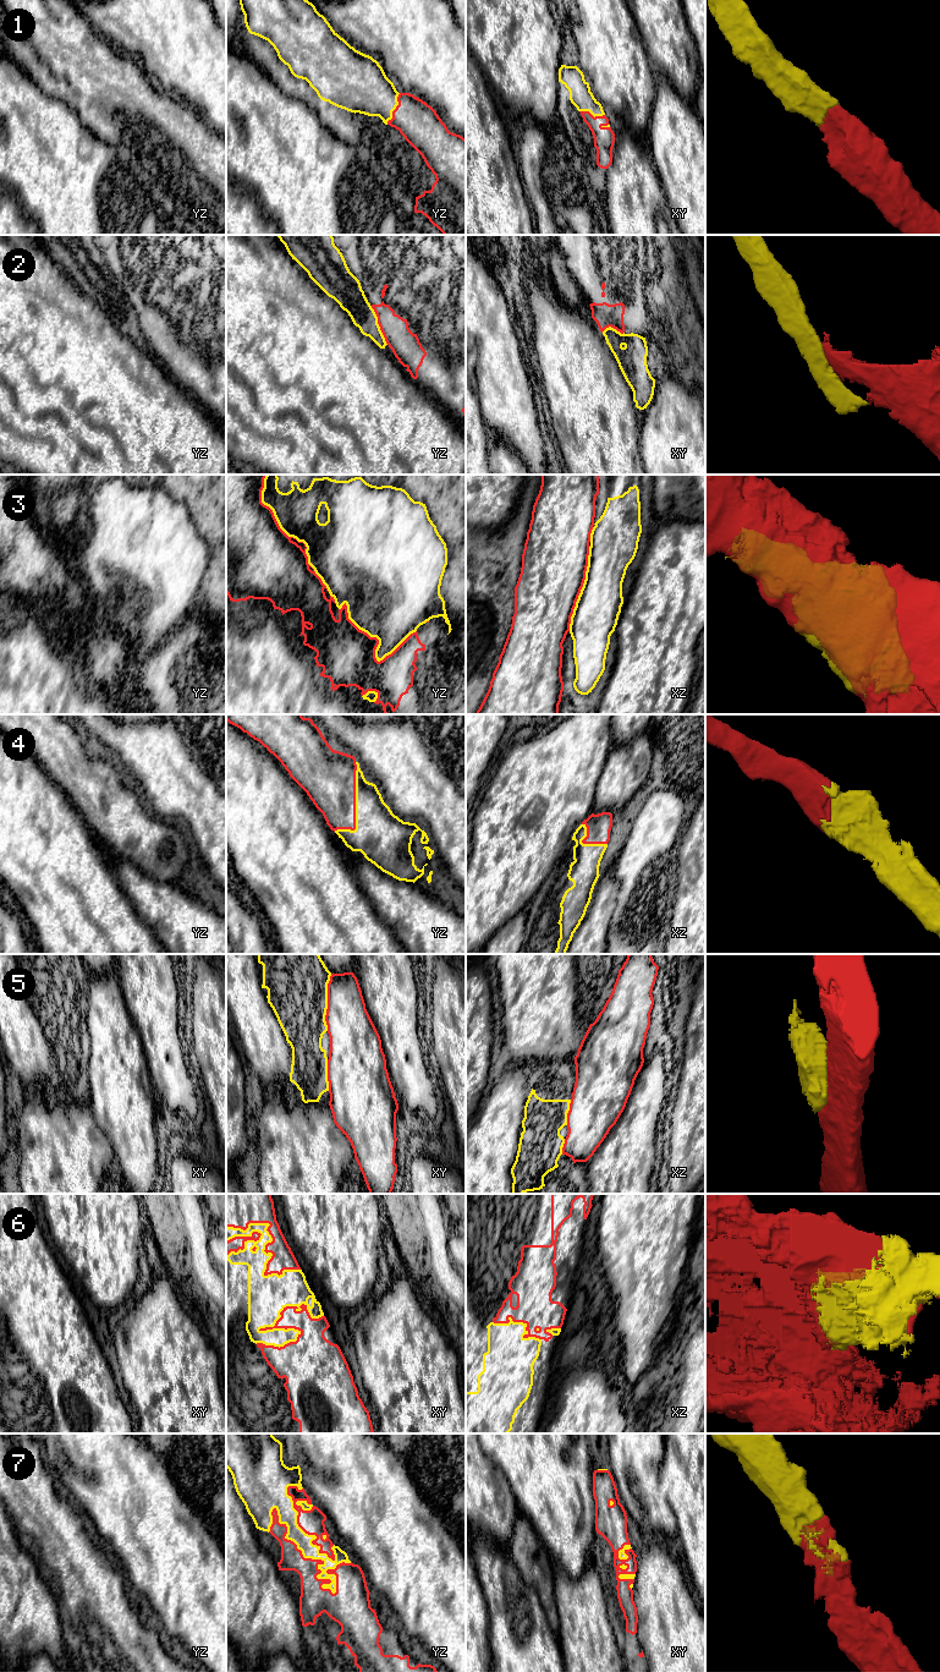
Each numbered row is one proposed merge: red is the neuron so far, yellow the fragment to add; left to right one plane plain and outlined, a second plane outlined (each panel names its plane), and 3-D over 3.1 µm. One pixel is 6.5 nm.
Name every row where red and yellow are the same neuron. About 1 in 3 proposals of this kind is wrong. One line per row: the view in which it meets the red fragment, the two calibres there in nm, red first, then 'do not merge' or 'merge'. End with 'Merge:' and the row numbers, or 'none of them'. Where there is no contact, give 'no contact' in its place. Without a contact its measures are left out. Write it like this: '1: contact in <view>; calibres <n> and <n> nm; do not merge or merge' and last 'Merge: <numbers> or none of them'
1: contact in yz; calibres 280 and 320 nm; merge
2: contact in yz; calibres 190 and 170 nm; do not merge
3: contact in yz; calibres 460 and 340 nm; do not merge
4: contact in yz; calibres 360 and 320 nm; merge
5: contact in xy; calibres 300 and 400 nm; do not merge
6: contact in xy; calibres 260 and 260 nm; merge
7: contact in yz; calibres 180 and 110 nm; merge
Merge: 1, 4, 6, 7

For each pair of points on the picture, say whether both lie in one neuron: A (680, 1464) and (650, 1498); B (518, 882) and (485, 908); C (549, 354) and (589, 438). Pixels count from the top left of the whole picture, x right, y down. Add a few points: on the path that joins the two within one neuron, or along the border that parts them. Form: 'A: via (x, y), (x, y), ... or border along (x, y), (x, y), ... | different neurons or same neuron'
A: border along (661, 1459), (659, 1490), (674, 1513) | different neurons
B: via (510, 889), (499, 900), (494, 900) | same neuron
C: via (570, 374), (588, 395), (589, 417) | same neuron

